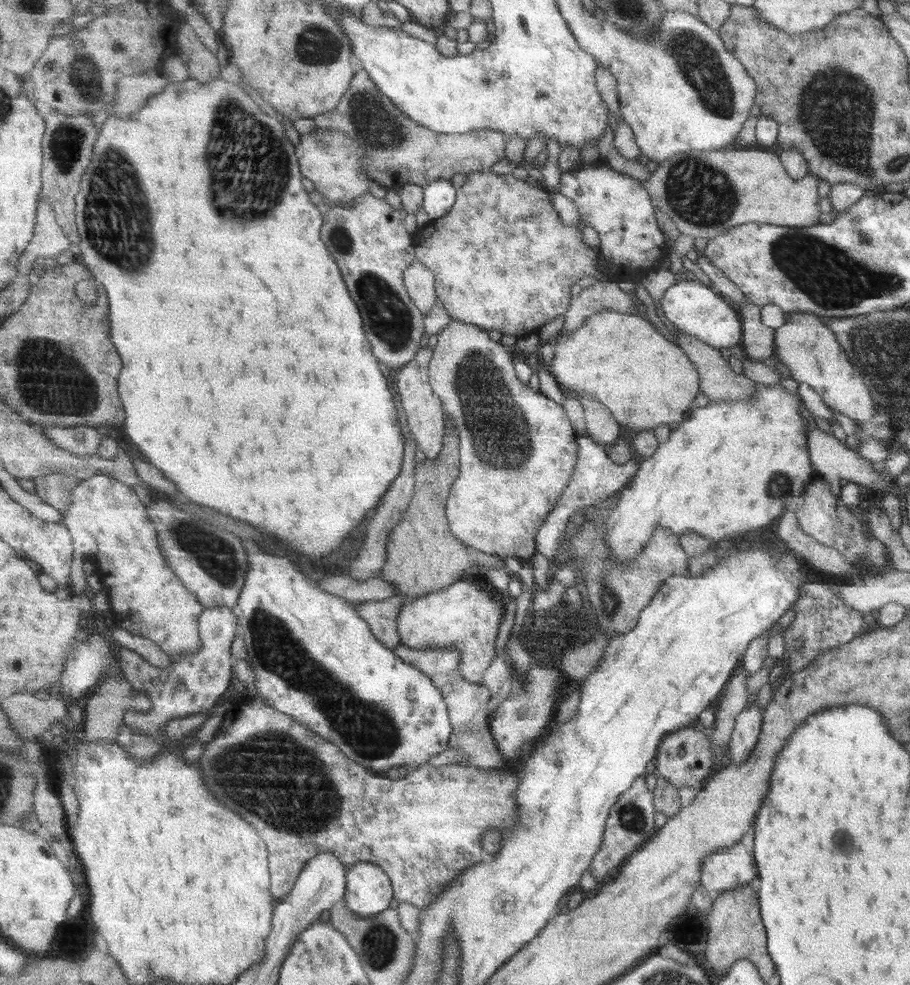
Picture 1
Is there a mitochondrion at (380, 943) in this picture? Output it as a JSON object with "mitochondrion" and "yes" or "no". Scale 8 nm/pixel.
{"mitochondrion":"yes"}

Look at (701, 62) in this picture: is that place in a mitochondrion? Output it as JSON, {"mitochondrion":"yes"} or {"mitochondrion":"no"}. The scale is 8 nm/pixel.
{"mitochondrion":"yes"}

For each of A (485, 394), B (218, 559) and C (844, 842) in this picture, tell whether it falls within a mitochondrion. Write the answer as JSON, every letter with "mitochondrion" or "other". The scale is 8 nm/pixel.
{"A":"mitochondrion","B":"mitochondrion","C":"mitochondrion"}

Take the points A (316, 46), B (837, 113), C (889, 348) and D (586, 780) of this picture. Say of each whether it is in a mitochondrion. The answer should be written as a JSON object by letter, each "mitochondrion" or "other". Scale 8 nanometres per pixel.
{"A":"mitochondrion","B":"mitochondrion","C":"mitochondrion","D":"other"}

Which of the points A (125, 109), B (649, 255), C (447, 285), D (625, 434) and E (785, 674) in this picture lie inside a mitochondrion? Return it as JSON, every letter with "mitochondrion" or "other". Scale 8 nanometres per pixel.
{"A":"other","B":"other","C":"other","D":"other","E":"other"}

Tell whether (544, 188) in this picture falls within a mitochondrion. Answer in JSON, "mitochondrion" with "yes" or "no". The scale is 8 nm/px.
{"mitochondrion":"no"}

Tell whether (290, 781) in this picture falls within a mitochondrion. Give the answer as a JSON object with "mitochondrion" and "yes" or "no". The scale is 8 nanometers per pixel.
{"mitochondrion":"yes"}

